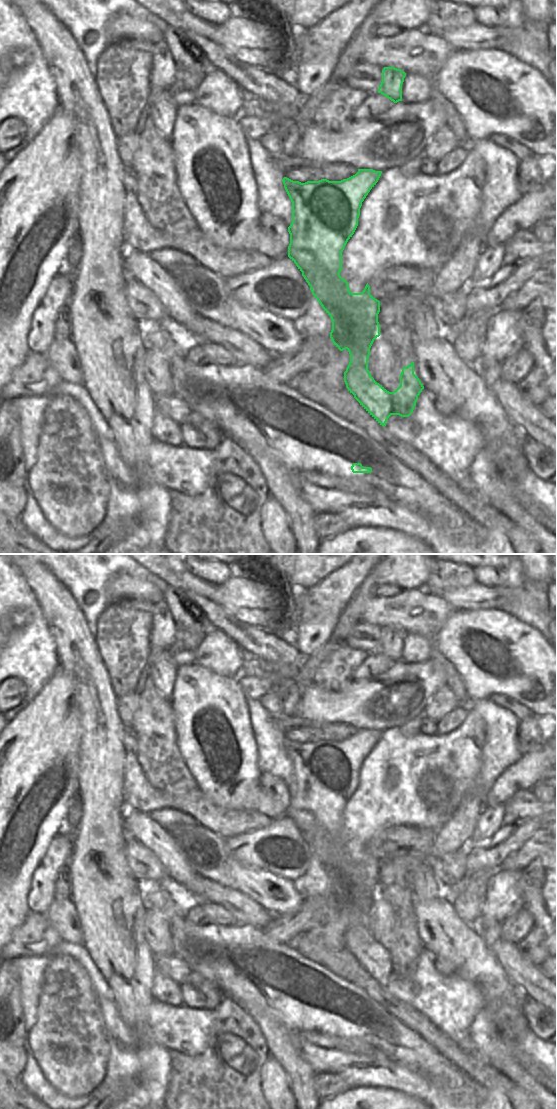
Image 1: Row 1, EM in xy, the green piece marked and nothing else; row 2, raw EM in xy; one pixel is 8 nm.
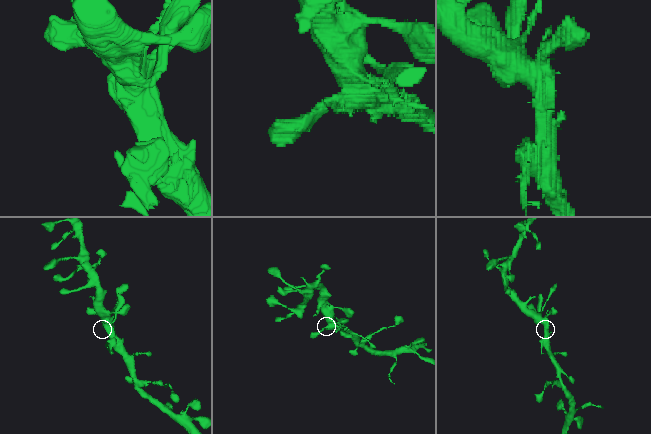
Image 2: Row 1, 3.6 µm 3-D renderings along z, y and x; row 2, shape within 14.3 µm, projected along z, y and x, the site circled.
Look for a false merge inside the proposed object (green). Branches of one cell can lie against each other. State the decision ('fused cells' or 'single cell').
fused cells

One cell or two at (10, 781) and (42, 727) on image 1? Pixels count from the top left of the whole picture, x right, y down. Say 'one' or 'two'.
one

